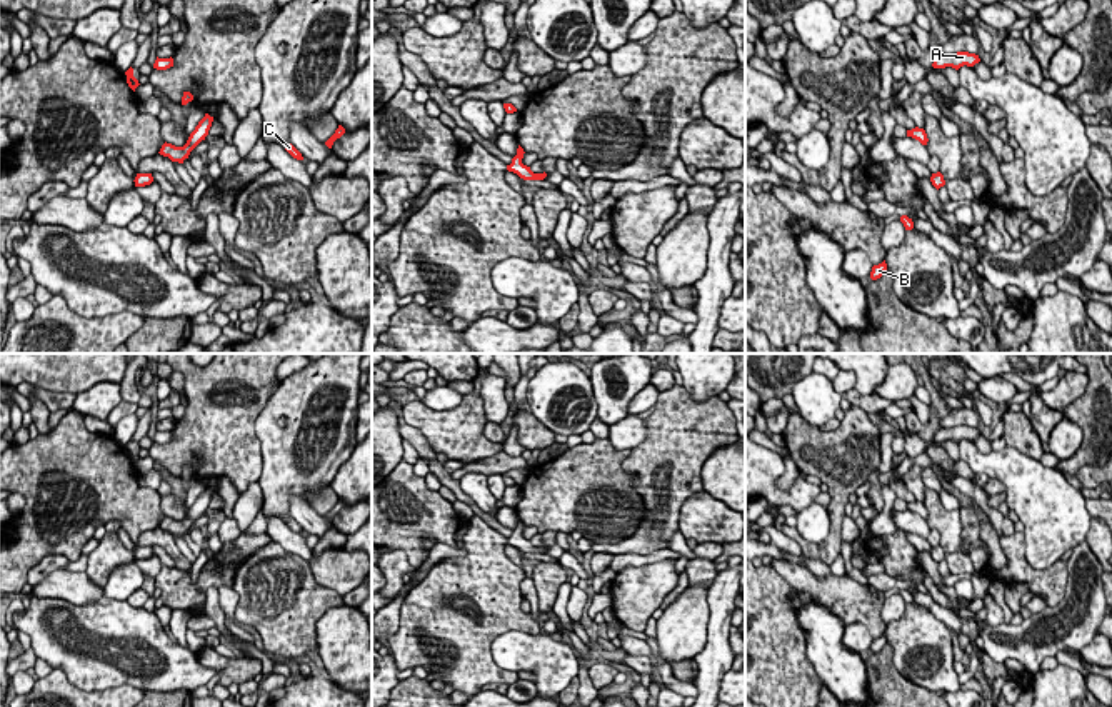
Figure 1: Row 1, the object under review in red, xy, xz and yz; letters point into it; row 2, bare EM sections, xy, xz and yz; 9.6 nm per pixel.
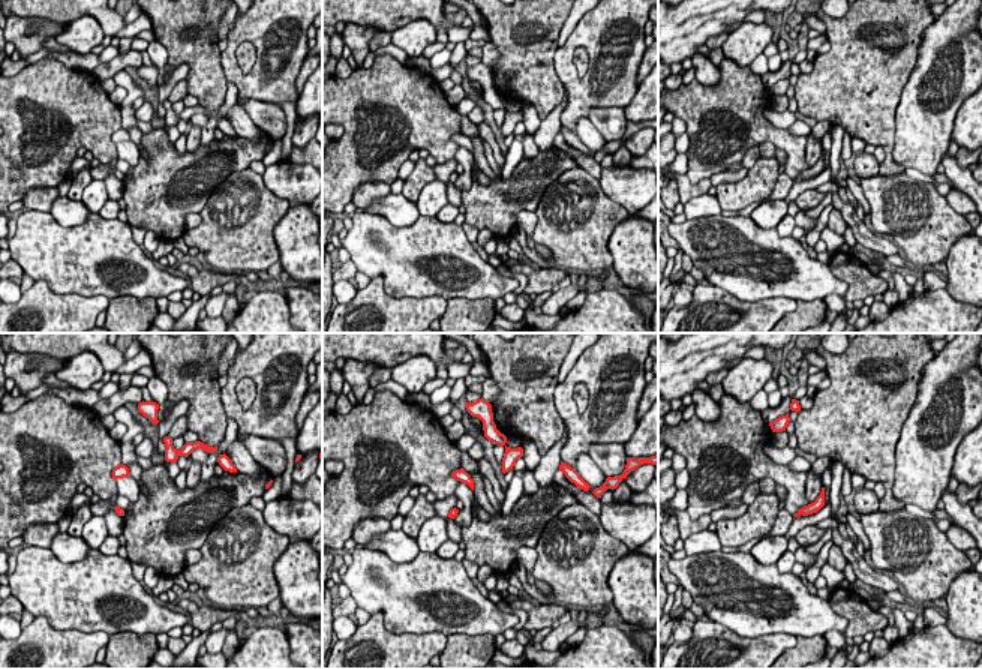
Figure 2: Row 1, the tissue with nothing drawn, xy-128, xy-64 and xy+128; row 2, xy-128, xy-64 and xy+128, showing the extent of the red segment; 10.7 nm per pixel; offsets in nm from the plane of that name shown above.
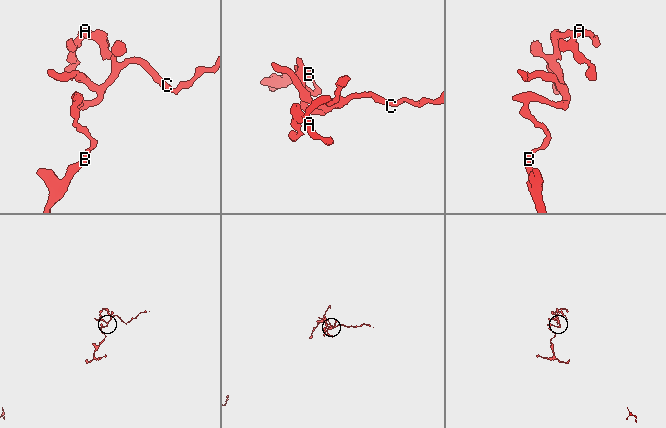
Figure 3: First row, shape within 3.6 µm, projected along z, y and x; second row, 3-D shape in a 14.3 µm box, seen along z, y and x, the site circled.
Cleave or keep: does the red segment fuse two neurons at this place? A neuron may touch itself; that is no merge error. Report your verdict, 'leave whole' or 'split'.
split

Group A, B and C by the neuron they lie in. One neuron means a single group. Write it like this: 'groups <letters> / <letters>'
groups A C / B

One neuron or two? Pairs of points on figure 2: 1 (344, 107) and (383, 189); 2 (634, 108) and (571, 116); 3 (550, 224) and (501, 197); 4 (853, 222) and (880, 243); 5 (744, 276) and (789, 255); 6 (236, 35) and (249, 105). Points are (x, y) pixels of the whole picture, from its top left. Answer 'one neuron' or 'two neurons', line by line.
1: two neurons
2: two neurons
3: two neurons
4: one neuron
5: one neuron
6: two neurons

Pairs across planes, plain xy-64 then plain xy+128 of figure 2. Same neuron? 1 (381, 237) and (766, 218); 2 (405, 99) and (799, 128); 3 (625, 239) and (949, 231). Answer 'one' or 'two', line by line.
1: two
2: two
3: two

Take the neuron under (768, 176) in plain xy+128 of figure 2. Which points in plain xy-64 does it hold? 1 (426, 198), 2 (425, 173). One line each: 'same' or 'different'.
1: different
2: same

